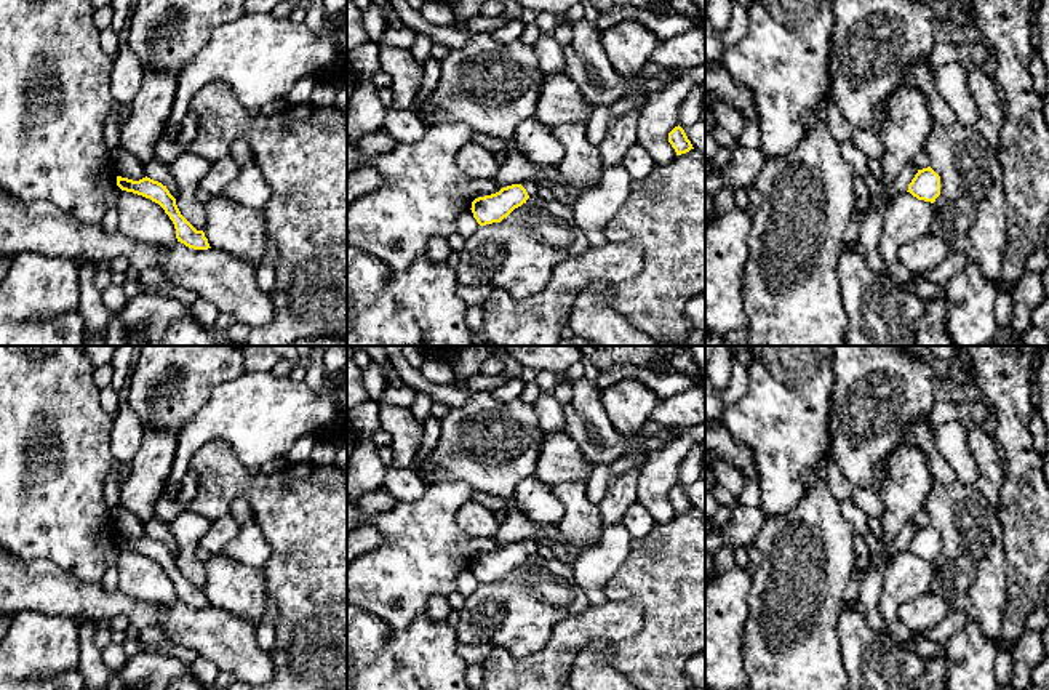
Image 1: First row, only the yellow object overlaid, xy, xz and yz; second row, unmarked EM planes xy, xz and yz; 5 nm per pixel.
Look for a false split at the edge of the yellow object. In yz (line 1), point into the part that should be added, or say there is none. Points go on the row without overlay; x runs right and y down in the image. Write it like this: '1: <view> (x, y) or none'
1: none

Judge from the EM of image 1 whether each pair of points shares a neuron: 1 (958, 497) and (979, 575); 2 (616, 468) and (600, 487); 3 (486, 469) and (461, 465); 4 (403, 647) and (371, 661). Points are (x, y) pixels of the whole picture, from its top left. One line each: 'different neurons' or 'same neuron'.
1: same neuron
2: same neuron
3: same neuron
4: different neurons

